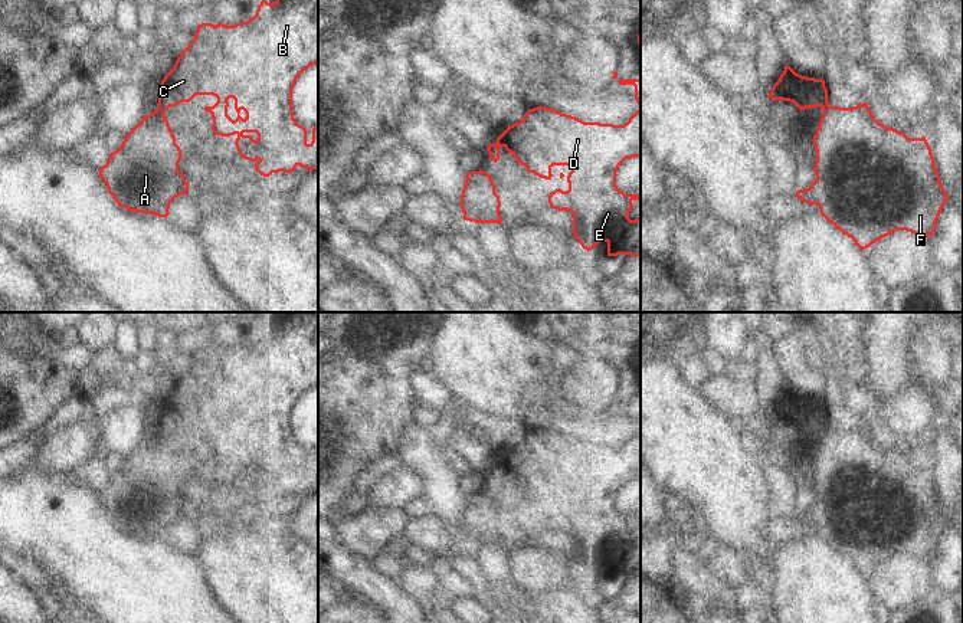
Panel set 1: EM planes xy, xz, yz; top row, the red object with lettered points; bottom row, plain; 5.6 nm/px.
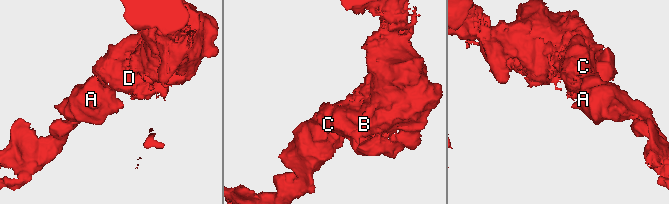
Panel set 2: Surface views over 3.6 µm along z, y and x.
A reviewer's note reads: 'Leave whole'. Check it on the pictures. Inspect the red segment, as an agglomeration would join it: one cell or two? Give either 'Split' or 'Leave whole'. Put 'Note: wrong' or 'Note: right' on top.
Note: right
Leave whole

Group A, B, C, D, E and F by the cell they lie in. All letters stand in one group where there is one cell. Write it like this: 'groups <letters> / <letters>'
groups A B C D E F

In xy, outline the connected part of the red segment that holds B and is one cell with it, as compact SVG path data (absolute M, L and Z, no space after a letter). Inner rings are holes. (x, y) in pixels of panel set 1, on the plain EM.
M288 312L278 315L273 327L262 321L256 337L248 344L233 348L223 345L202 345L190 367L177 380L173 391L161 403L158 413L157 432L144 437L125 459L121 469L111 475L99 499L107 506L108 515L118 528L130 534L151 535L158 540L167 540L171 524L180 517L189 515L189 505L184 496L178 494L181 472L176 466L176 459L164 439L170 429L181 424L190 424L196 417L213 417L217 424L213 429L204 429L212 436L214 458L238 458L235 468L245 482L255 483L255 492L269 499L272 495L292 495L298 488L307 492L318 492L318 447L312 450L312 463L307 465L307 452L294 440L292 411L298 399L309 388L318 386L318 312ZM227 422L235 422L238 440L233 443L227 437Z

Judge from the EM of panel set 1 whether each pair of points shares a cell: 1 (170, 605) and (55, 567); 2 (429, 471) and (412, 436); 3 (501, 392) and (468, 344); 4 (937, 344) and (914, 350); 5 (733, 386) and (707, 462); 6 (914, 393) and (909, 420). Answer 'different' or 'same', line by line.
1: same
2: same
3: same
4: same
5: different
6: same

